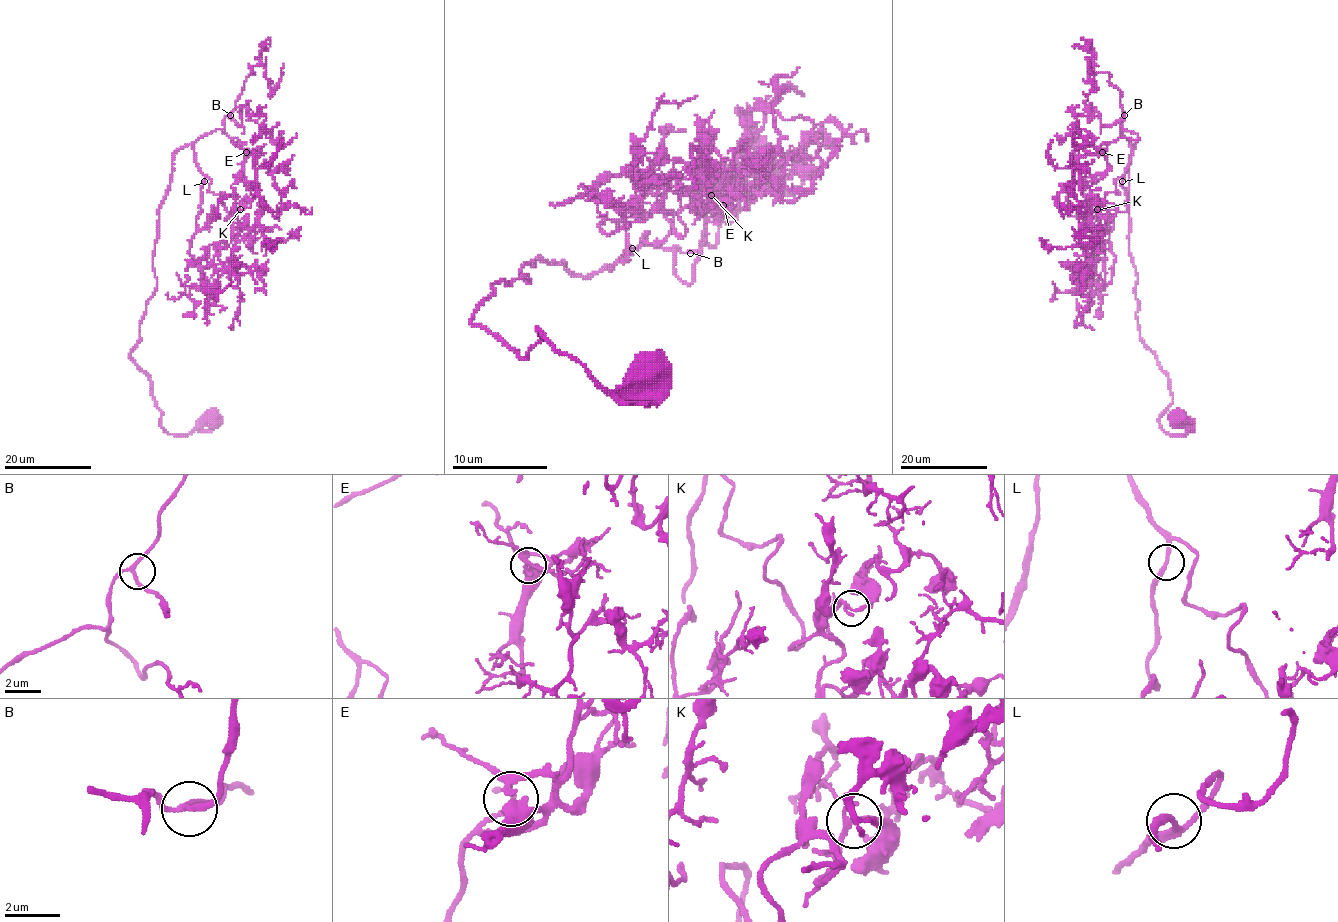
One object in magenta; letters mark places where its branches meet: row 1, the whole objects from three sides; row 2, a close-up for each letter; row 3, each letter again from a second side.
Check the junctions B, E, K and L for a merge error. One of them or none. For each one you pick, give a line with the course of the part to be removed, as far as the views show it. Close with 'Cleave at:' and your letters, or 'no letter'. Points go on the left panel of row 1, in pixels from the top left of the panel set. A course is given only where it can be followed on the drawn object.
Cleave at: no letter

